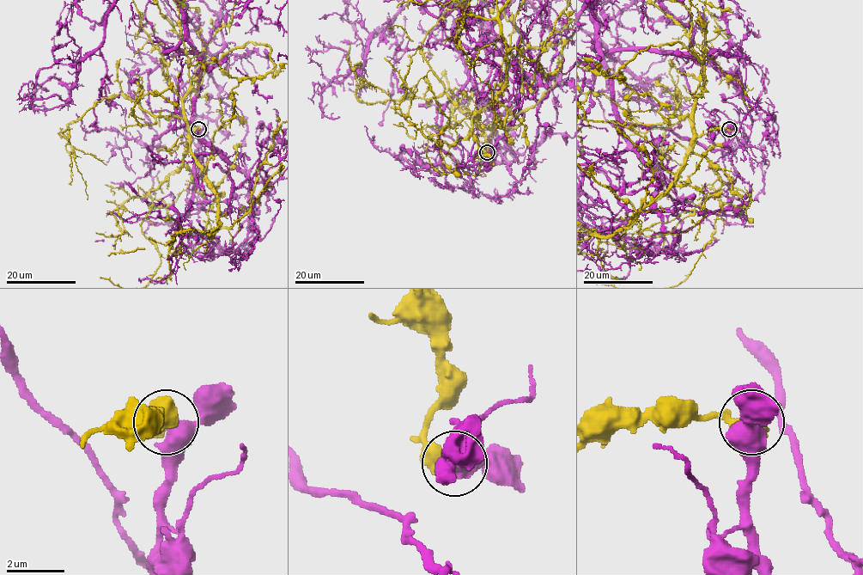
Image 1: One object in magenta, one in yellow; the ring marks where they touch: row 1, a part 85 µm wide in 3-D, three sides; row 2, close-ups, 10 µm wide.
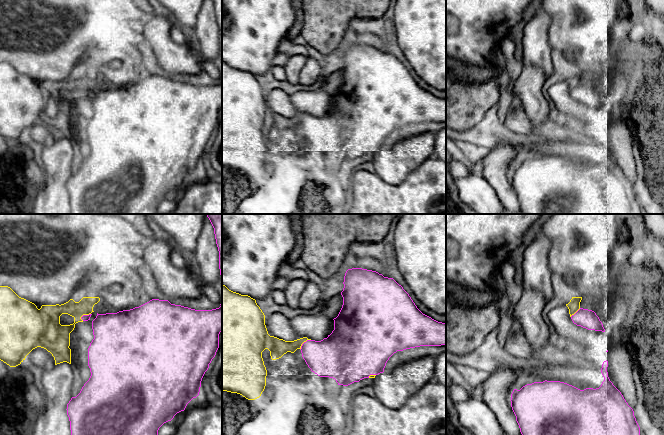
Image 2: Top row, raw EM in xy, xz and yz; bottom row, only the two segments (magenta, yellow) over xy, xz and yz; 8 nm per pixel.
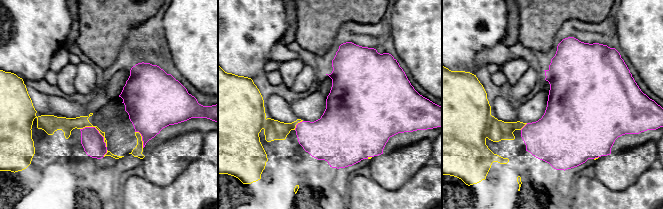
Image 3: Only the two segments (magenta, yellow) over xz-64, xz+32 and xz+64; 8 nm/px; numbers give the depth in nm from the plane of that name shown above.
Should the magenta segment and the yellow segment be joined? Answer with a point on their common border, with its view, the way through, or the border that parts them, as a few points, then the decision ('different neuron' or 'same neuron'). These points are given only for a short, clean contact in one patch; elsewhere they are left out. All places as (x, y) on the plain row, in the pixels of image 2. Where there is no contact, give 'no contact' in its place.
contact xz (303, 119); different neuron

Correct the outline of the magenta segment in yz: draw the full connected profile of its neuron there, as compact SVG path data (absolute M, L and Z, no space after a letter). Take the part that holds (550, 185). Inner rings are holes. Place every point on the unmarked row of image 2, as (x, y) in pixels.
M604 137L601 144L601 149L604 153L599 164L586 164L580 166L572 161L569 161L560 157L543 157L543 158L534 158L532 160L527 160L523 162L520 166L514 165L511 170L511 183L516 192L516 197L519 201L520 208L524 214L638 214L640 212L640 203L634 192L633 185L628 181L624 175L621 168L613 161L608 153L607 148L608 137Z

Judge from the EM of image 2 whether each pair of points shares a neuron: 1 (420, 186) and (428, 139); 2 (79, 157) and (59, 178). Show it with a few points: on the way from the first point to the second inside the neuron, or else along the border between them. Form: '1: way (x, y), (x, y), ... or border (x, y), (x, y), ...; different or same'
1: border (429, 157), (407, 176); different
2: border (71, 141), (72, 172); different

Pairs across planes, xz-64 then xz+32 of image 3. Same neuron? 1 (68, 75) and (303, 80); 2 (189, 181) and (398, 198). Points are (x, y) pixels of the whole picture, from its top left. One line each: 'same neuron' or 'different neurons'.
1: different neurons
2: same neuron

